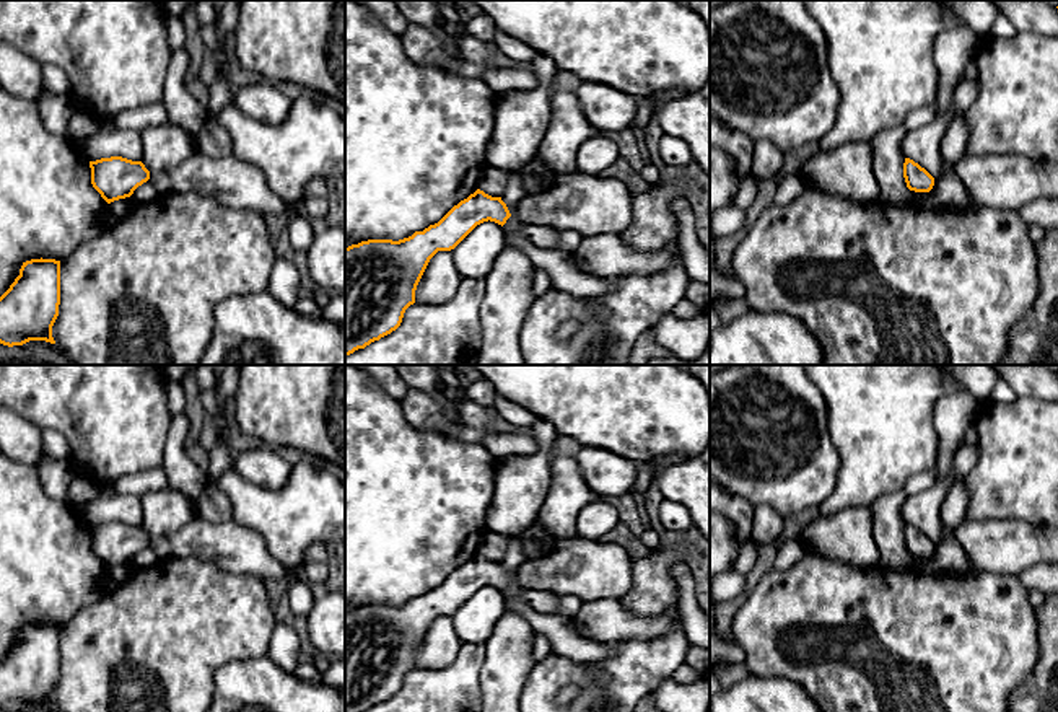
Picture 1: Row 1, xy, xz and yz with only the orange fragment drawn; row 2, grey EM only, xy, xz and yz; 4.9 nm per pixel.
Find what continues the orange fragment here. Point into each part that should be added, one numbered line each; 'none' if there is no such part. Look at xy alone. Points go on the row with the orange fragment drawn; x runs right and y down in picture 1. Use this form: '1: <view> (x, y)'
1: xy (238, 184)

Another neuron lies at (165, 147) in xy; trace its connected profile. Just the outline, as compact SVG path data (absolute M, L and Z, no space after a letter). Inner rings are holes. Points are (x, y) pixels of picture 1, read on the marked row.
M171 121L140 130L142 163L150 173L177 168L195 155L192 134Z

